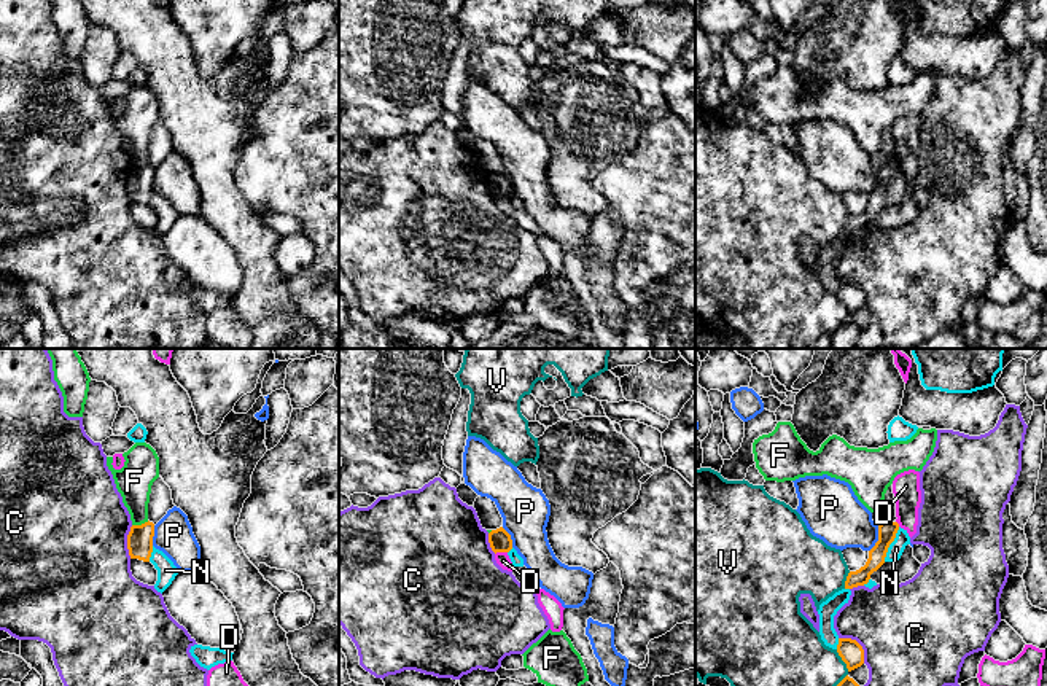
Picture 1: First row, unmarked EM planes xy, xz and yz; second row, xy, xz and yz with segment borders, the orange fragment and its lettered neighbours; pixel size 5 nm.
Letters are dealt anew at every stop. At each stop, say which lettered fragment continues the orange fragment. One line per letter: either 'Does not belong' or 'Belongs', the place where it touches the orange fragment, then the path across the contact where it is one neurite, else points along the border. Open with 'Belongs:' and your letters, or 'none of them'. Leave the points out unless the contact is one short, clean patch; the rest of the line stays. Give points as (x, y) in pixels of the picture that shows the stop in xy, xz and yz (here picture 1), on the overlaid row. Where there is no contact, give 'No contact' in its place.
Belongs: none of them
C: Does not belong. Touches orange at yz (858, 643)
D: Does not belong. Touches orange at xz (500, 551)
F: Does not belong. Touches orange at xy (142, 524). Boundary: xy (148, 521), (132, 526)
N: Does not belong. Touches orange at yz (890, 543)
P: Does not belong. Touches orange at yz (879, 538). Boundary: yz (879, 526), (879, 540), (869, 551)
V: Does not belong. Touches orange at yz (842, 659)

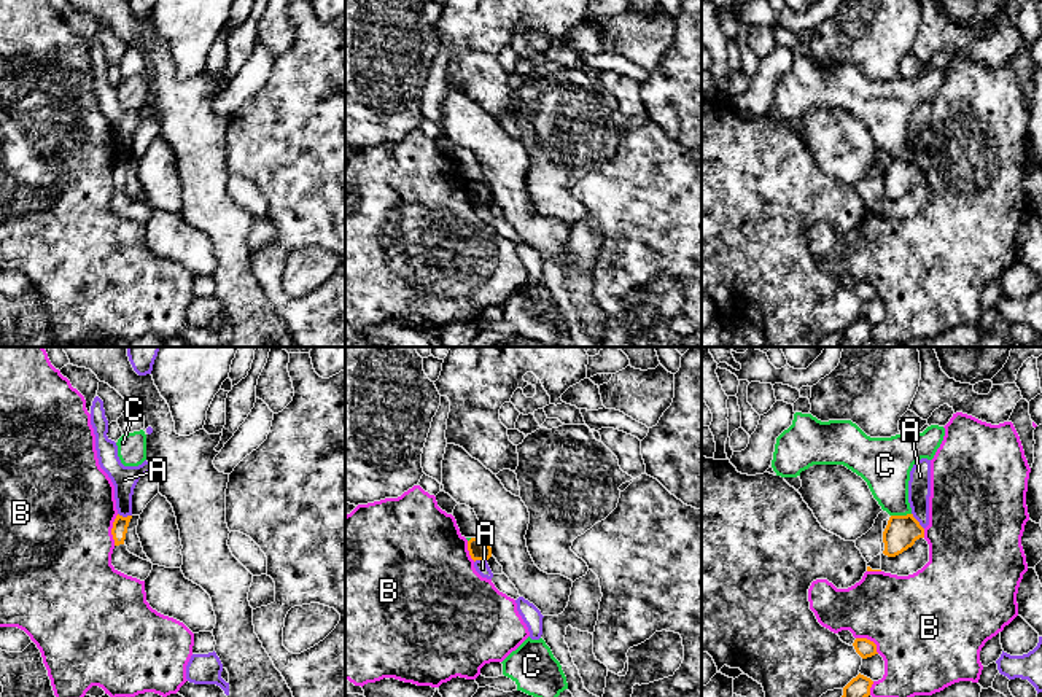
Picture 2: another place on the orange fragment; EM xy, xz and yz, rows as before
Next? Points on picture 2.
Belongs: none of them
A: Does not belong. Touches orange at yz (917, 521)
B: Does not belong. Touches orange at xy (112, 530)
C: Does not belong. Touches orange at yz (901, 516). Boundary: yz (910, 513), (891, 516)

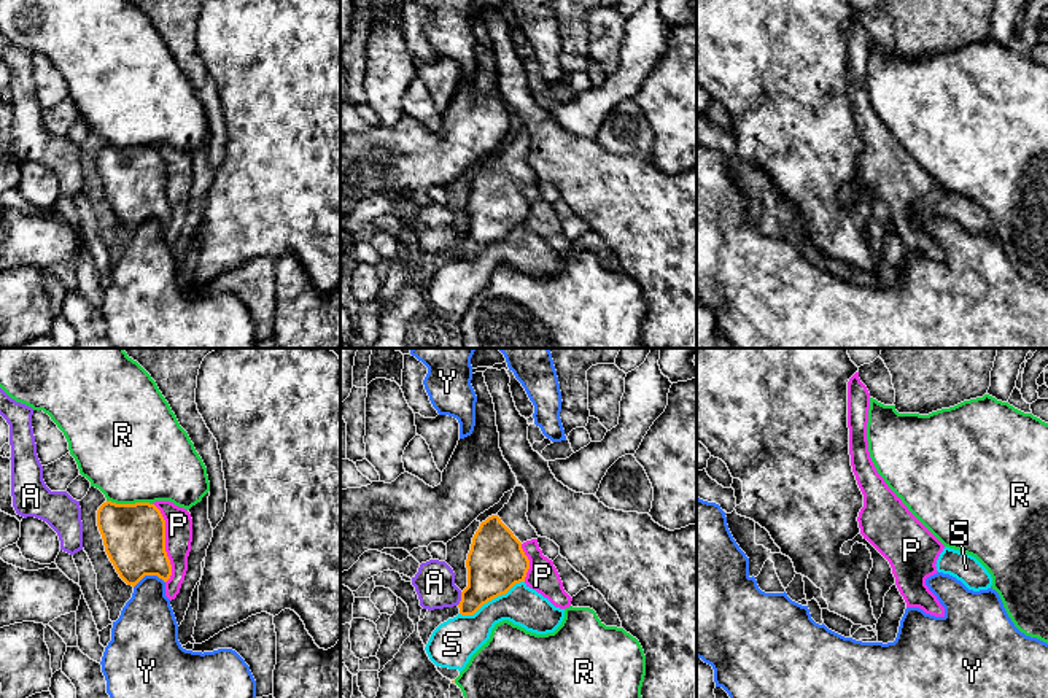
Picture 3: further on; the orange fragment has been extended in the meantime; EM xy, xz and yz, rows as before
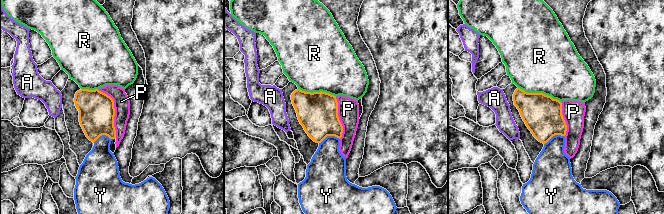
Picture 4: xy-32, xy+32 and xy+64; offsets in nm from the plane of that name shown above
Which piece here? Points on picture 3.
Belongs: none of them
A: Does not belong. Touches orange at xz (461, 598). Boundary: xz (461, 592), (461, 600), (457, 604)
P: Does not belong. Touches orange at xy (164, 542)
R: Does not belong. Touches orange at xy (129, 504)
S: Does not belong. Touches orange at xz (492, 598)
Y: Does not belong. Touches orange at xy (148, 574). Boundary: xy (164, 581), (156, 576), (145, 576), (134, 587)

